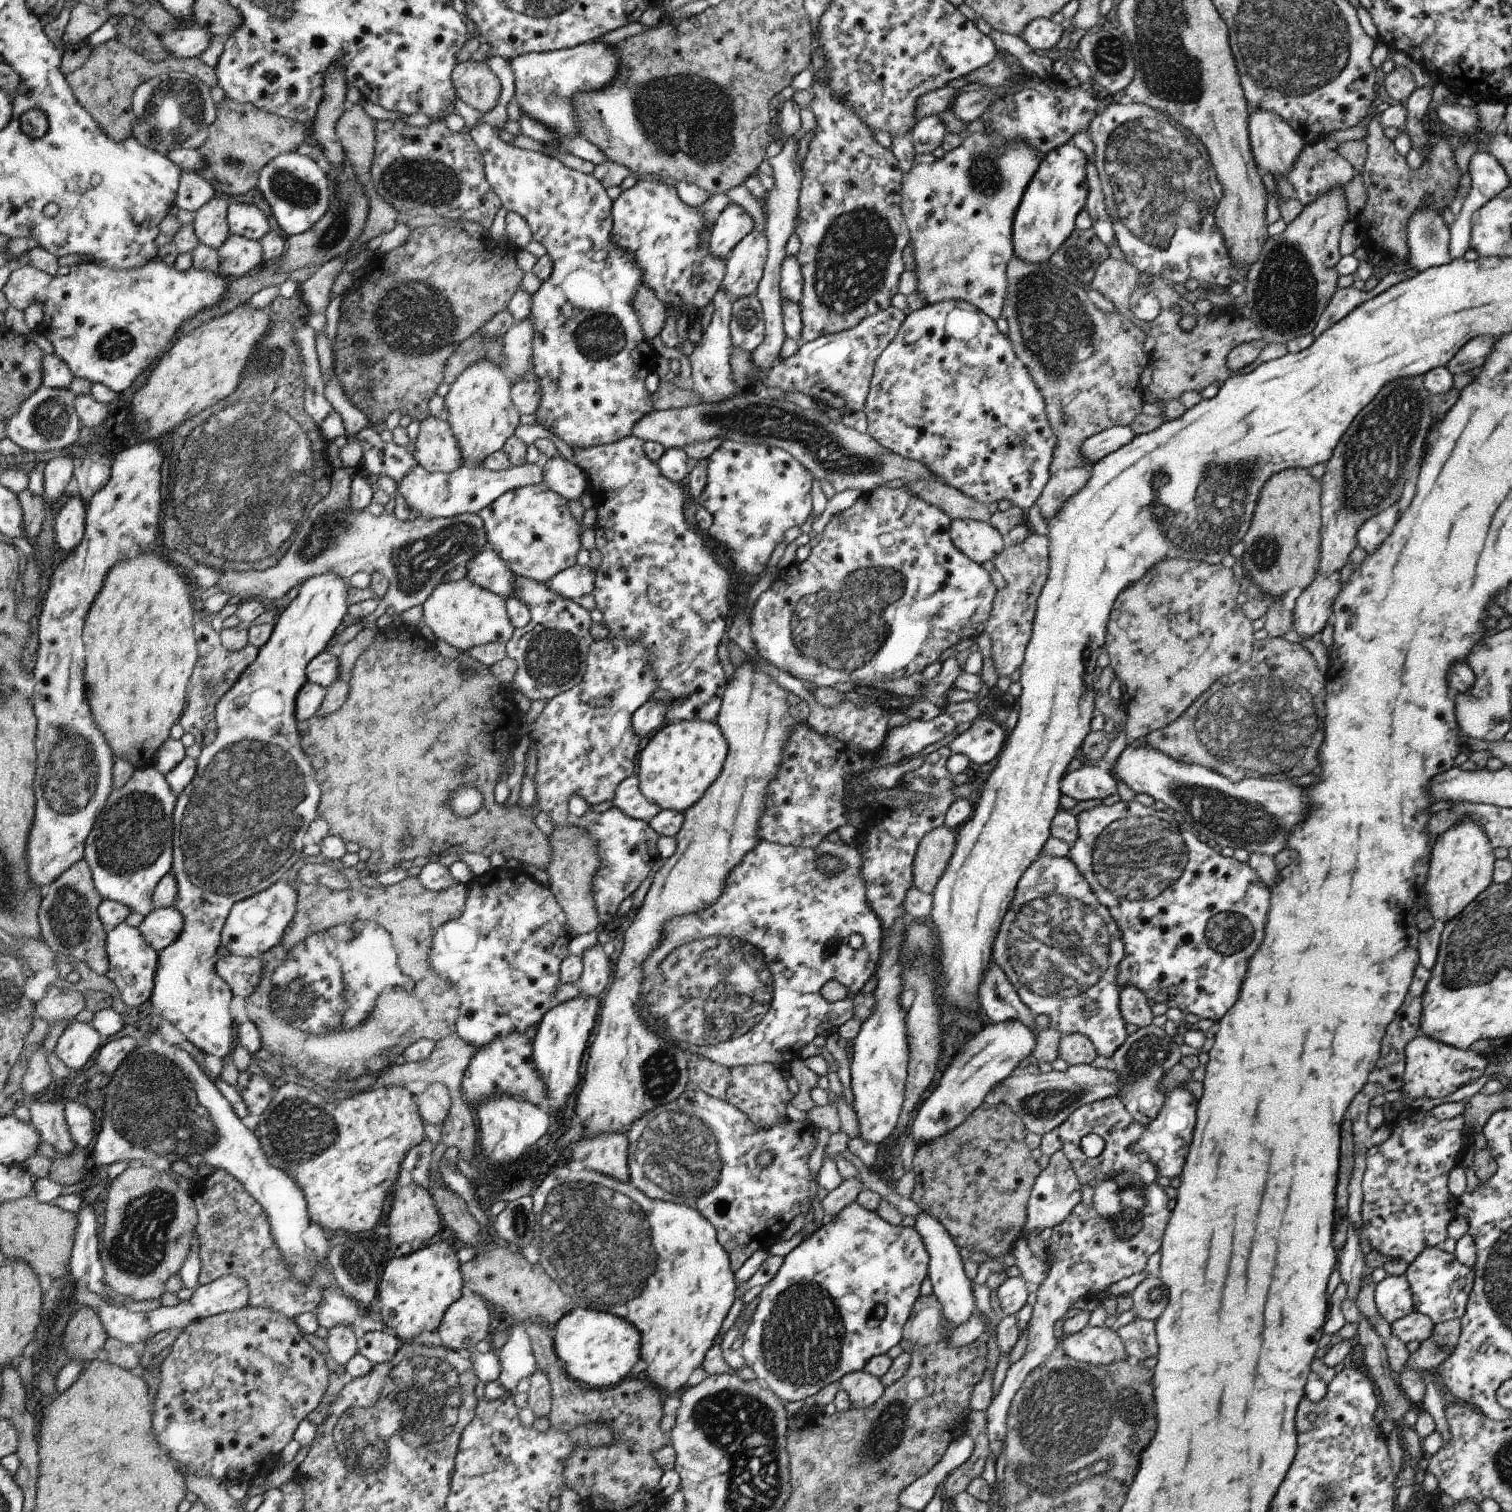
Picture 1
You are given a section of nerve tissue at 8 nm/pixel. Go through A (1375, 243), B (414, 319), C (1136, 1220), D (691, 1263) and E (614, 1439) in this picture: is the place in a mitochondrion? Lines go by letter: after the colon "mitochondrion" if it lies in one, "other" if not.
A: other
B: mitochondrion
C: mitochondrion
D: other
E: other

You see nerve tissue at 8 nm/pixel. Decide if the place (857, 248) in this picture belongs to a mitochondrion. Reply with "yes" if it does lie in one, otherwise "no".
yes

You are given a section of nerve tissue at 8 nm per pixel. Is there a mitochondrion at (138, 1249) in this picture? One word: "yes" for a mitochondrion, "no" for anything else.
yes

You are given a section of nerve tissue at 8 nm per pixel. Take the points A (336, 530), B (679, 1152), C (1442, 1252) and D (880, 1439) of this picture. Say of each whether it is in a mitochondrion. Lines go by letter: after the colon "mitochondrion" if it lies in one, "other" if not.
A: mitochondrion
B: mitochondrion
C: other
D: mitochondrion

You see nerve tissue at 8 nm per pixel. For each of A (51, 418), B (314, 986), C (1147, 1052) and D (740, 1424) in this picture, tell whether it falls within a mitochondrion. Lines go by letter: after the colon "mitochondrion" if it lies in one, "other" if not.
A: mitochondrion
B: mitochondrion
C: mitochondrion
D: mitochondrion

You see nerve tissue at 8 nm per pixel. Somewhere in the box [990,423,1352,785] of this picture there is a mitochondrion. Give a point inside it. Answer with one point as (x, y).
(1262, 720)

